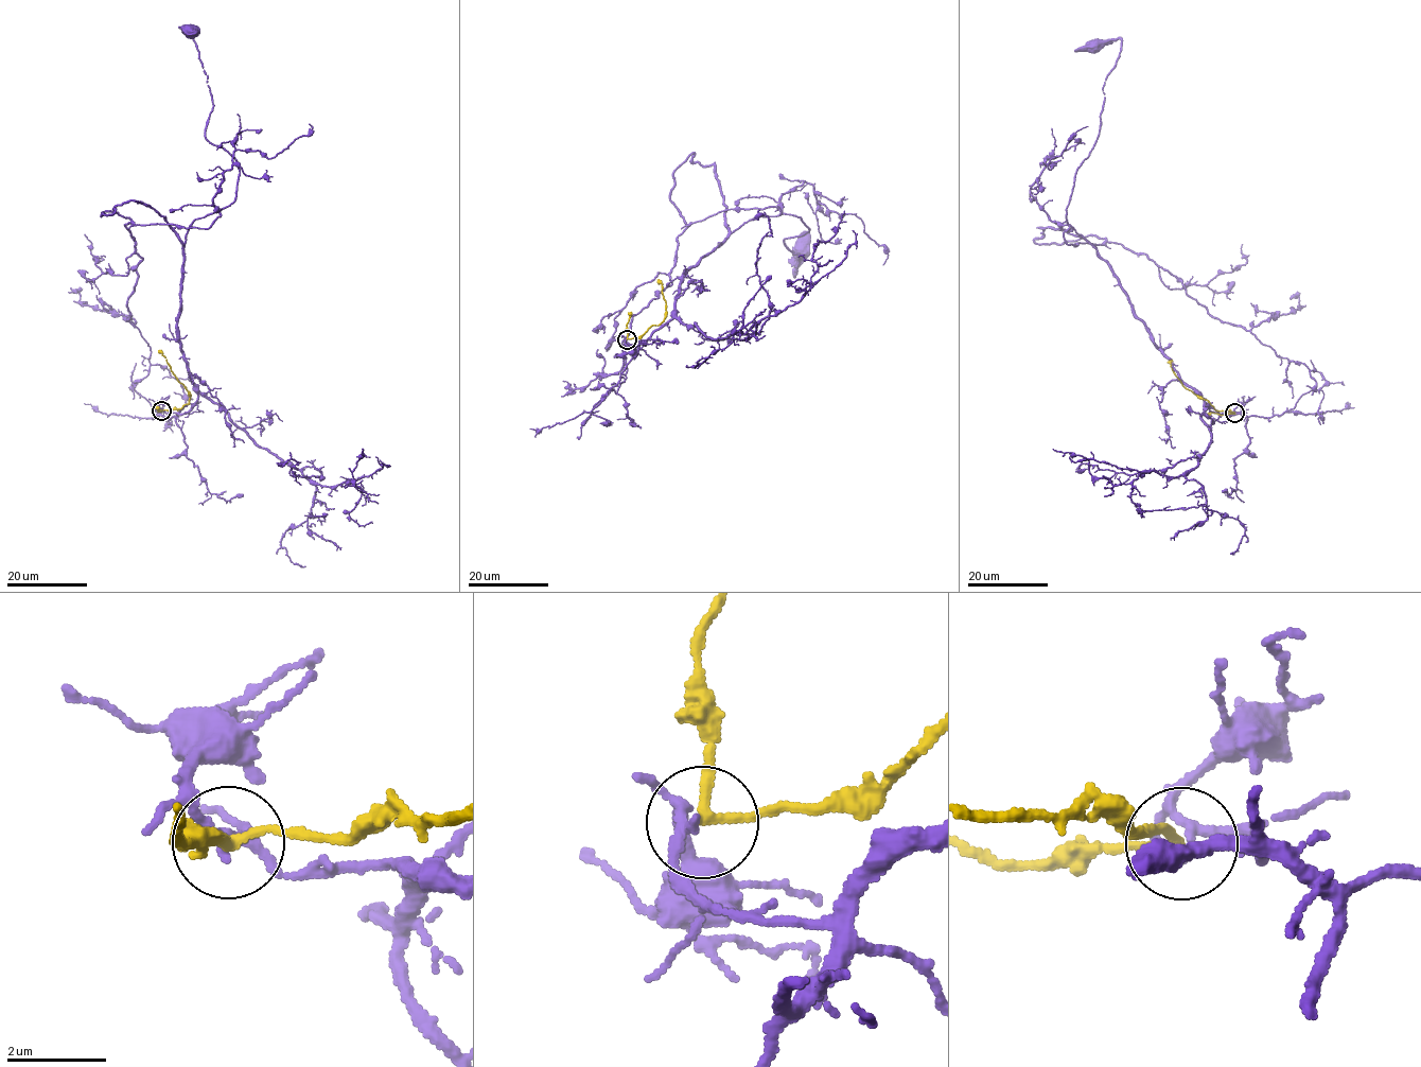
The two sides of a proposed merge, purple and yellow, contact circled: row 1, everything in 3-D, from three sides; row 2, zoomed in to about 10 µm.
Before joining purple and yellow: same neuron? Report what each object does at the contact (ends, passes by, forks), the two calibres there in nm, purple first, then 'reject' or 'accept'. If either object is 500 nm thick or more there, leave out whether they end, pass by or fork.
purple passes by | yellow passes by | 150/170 nm | reject

